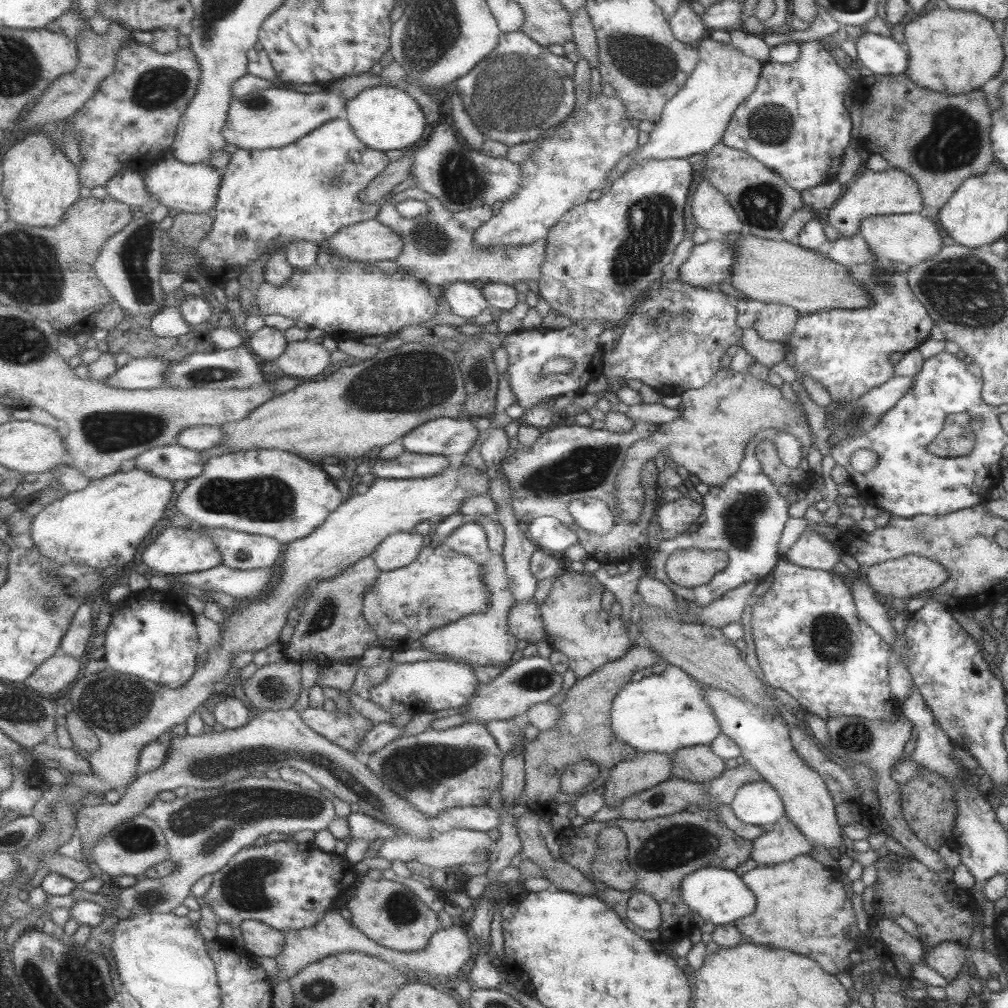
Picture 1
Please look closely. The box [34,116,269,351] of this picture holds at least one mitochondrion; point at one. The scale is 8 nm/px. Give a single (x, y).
(134, 253)

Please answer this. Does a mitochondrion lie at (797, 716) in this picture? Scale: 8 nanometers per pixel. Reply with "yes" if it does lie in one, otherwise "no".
no

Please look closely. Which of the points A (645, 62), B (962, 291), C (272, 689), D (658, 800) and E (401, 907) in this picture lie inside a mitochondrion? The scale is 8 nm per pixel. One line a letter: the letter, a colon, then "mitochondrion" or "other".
A: mitochondrion
B: mitochondrion
C: mitochondrion
D: mitochondrion
E: mitochondrion

